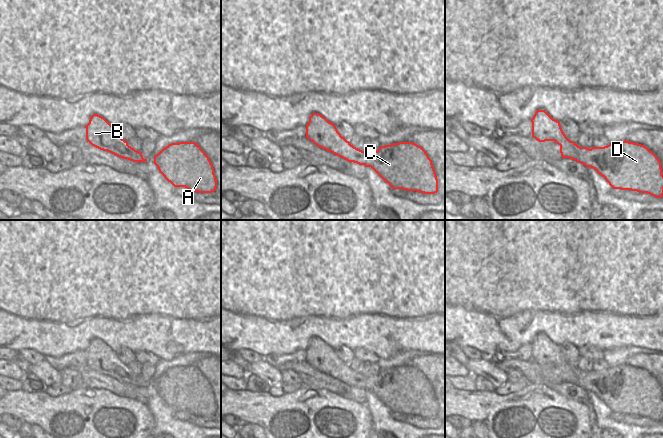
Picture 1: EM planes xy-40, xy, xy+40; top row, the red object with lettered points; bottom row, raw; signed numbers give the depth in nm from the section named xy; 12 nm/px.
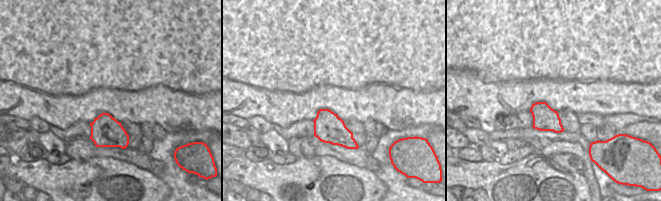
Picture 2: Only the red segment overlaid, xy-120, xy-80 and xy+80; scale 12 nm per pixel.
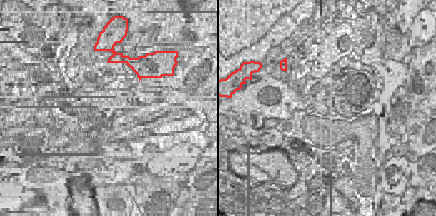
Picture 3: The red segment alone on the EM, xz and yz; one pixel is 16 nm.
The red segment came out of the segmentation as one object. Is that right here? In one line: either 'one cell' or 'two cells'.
one cell

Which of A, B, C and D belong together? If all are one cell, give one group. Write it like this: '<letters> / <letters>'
A B C D

